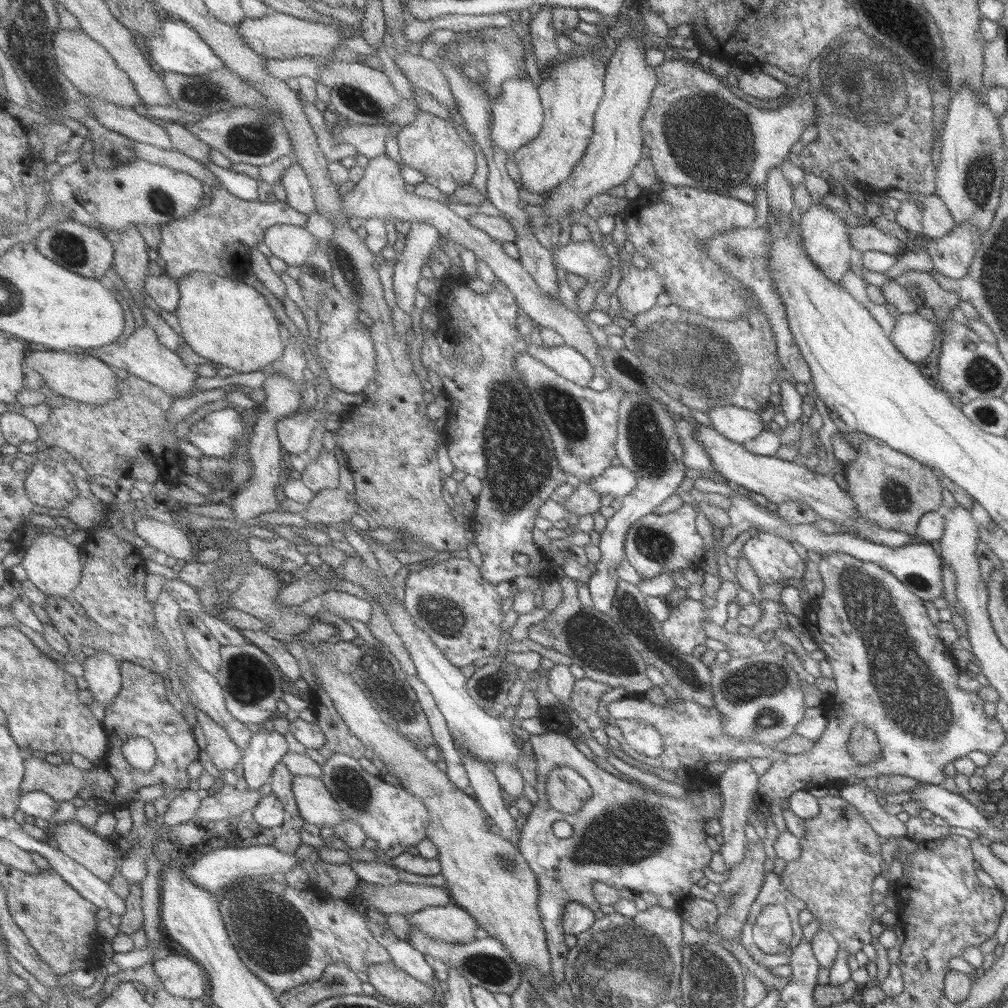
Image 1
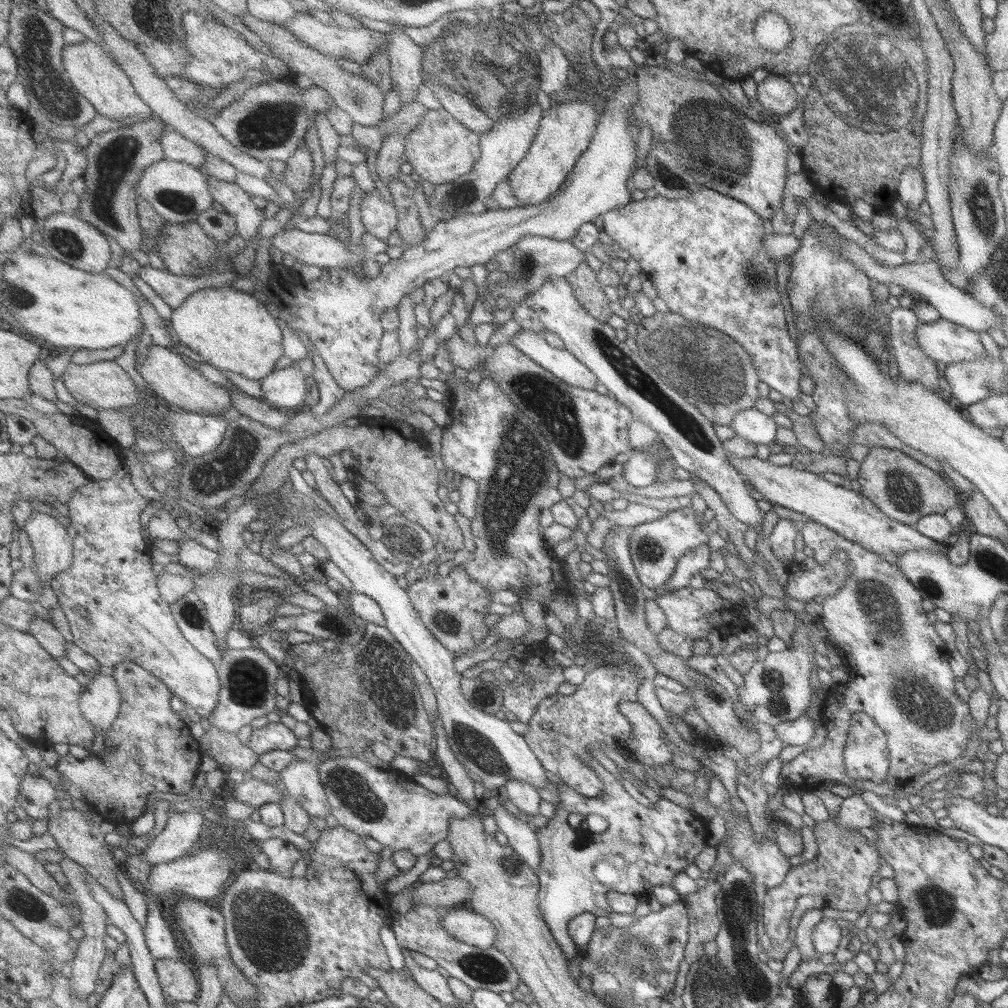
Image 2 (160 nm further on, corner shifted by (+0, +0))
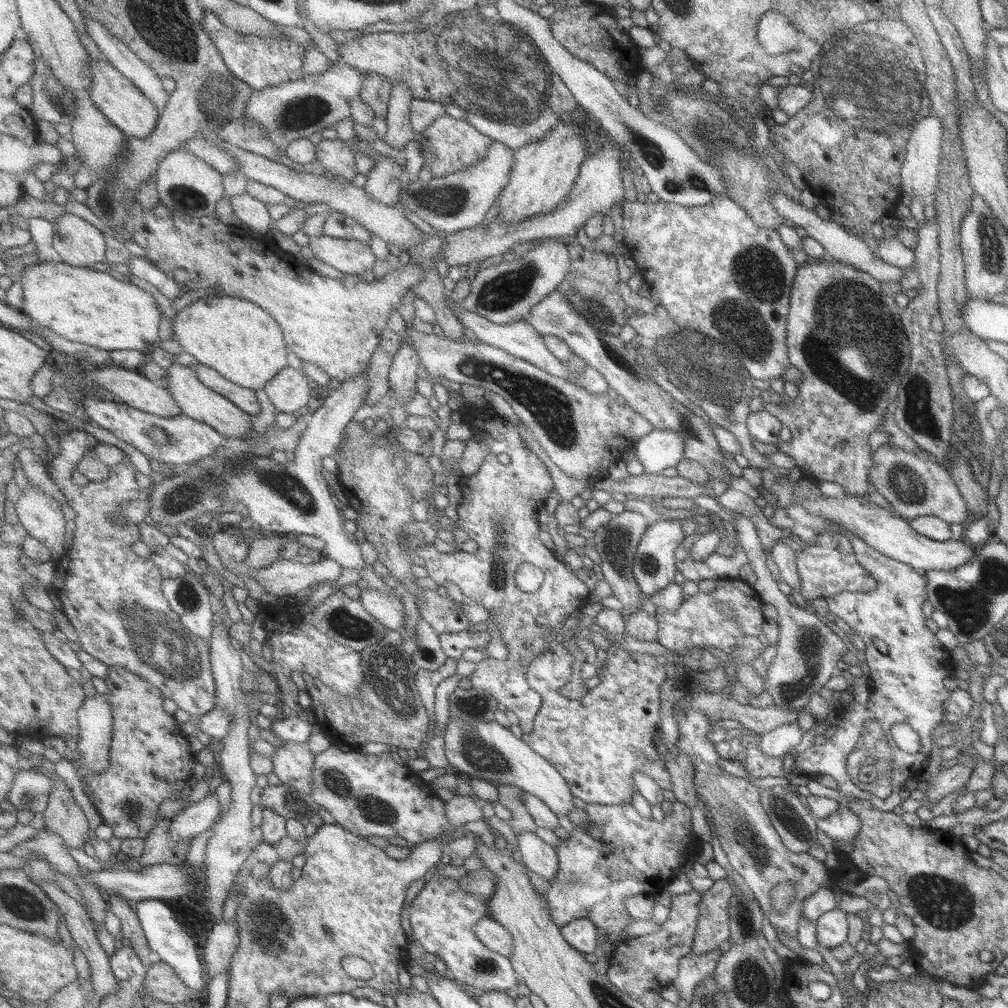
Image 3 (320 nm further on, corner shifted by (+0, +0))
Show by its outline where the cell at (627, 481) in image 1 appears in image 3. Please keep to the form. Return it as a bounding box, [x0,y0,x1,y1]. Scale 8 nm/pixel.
[635,429,684,474]

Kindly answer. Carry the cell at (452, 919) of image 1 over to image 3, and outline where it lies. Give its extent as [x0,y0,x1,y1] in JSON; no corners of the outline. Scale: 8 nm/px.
[475,917,515,957]

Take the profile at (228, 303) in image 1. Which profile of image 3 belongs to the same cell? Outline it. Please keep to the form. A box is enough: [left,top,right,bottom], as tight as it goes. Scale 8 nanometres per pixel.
[173,295,290,391]

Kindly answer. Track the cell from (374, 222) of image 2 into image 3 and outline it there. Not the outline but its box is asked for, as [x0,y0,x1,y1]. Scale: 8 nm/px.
[365,156,403,206]

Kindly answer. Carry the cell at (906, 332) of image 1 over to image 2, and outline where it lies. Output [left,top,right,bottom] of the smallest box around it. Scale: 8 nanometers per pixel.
[915,318,987,368]

